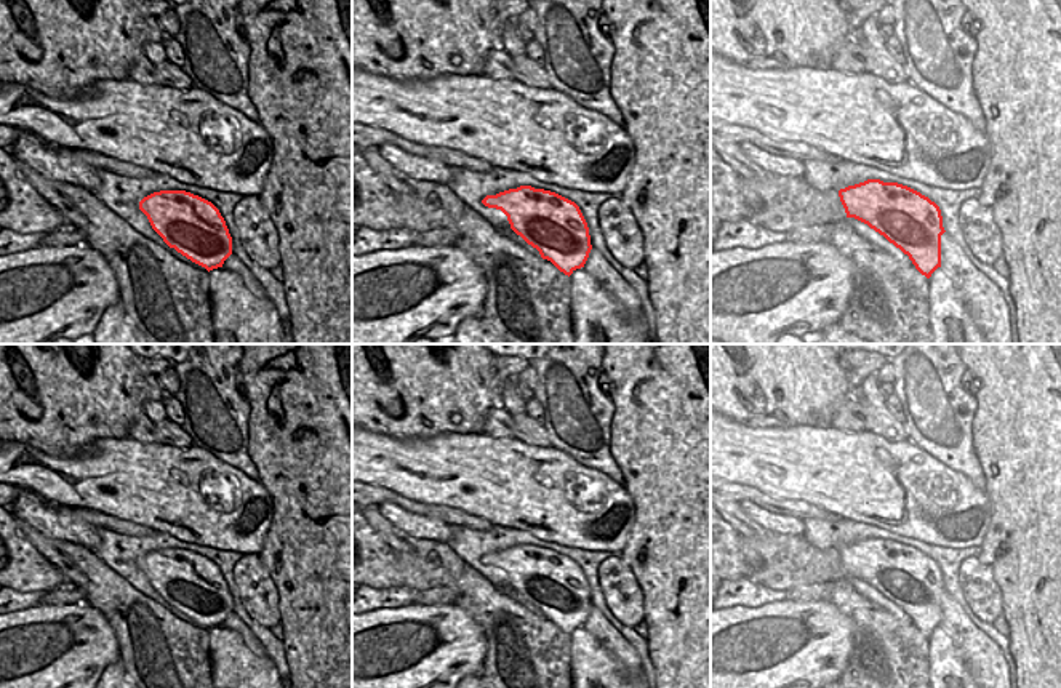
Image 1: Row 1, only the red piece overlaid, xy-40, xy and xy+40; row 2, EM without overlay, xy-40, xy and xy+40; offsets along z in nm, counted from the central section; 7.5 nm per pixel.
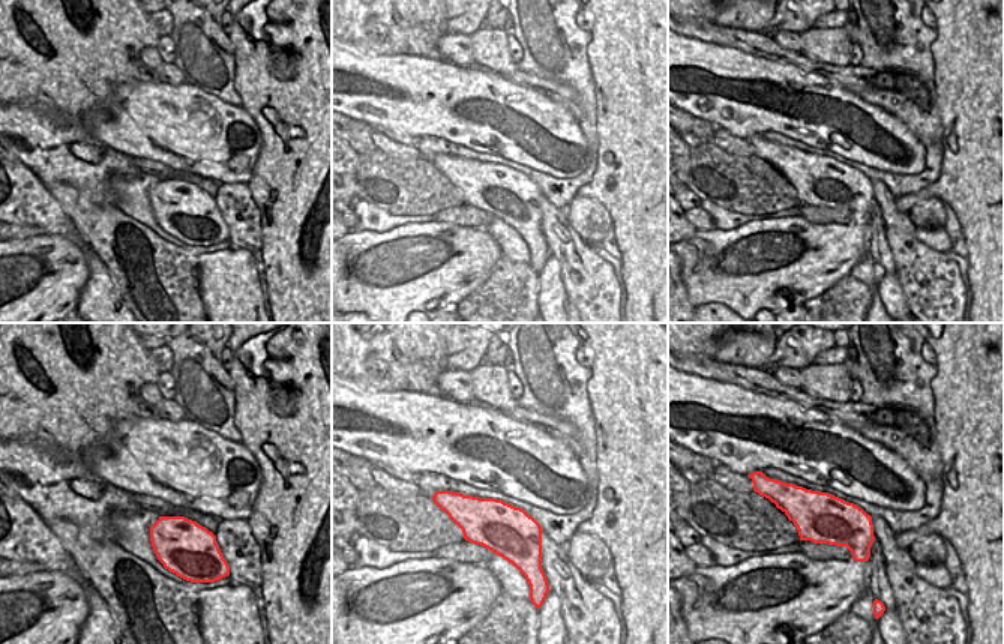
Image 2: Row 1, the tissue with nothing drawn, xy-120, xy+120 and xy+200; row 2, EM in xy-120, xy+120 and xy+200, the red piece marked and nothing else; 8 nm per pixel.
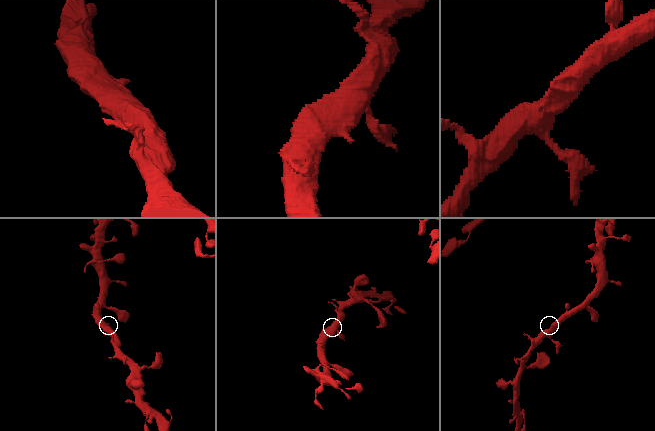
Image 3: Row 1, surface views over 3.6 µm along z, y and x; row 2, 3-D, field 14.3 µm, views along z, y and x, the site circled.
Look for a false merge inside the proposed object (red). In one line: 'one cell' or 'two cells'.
one cell

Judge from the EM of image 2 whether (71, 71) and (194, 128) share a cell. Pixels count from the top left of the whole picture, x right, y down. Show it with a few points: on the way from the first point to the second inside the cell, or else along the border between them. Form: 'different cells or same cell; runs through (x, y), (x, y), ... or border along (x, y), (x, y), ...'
different cells; border along (132, 80), (111, 90), (105, 117), (89, 116)

